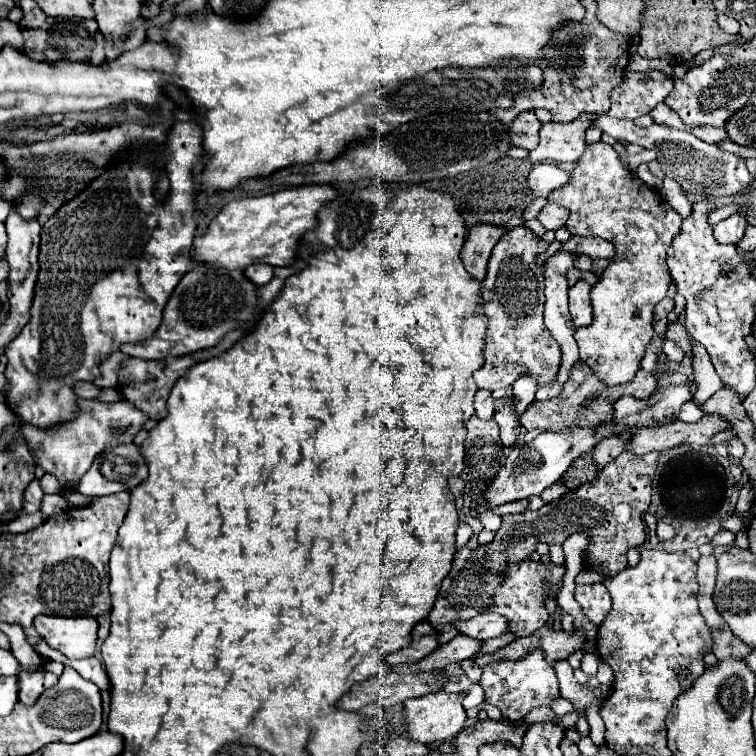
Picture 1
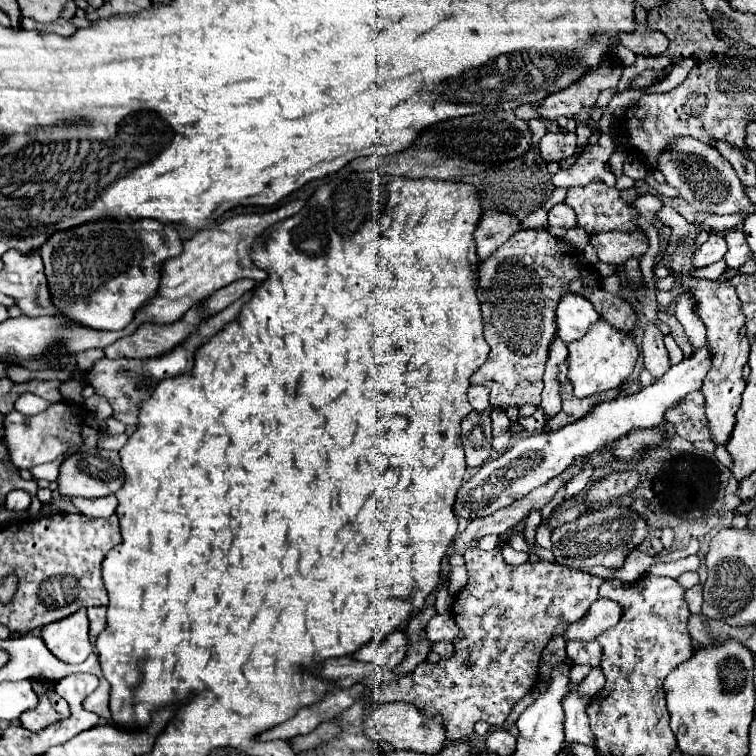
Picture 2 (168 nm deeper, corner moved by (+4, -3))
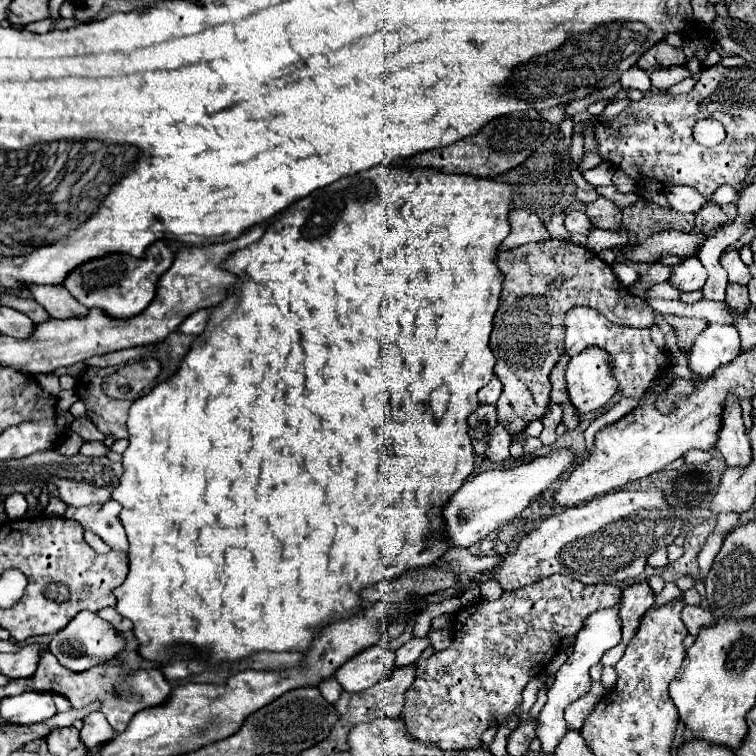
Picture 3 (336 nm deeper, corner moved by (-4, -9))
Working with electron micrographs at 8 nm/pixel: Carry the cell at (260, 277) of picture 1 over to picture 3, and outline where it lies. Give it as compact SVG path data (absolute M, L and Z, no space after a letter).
M199 310L199 312L195 312L193 316L189 316L189 320L185 320L179 326L179 330L183 334L195 334L195 336L199 336L205 330L205 326L207 326L209 314L211 314L211 310Z

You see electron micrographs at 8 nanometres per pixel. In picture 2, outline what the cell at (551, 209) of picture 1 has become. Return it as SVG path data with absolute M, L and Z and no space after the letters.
M557 204L549 210L549 226L561 226L561 228L575 228L577 218L575 210L567 204Z

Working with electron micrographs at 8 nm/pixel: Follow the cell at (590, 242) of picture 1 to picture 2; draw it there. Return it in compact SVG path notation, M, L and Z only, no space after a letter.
M599 232L591 236L591 244L603 262L623 266L629 258L643 258L649 250L649 240L641 232Z

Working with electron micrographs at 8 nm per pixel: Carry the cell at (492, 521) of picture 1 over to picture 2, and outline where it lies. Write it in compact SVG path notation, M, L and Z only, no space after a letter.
M481 548L469 550L465 554L469 582L467 586L455 596L453 602L453 618L457 622L461 638L453 642L455 652L451 658L441 658L439 664L421 662L413 674L399 678L397 682L383 682L381 684L381 702L409 702L413 704L425 718L443 718L447 740L465 740L473 734L475 722L483 720L495 728L501 728L507 720L509 710L521 700L537 682L541 652L551 640L553 628L559 622L575 622L583 618L589 606L599 598L599 586L603 578L591 576L581 570L565 568L555 562L527 562L521 566L505 564L501 550L495 548L491 552L483 552Z

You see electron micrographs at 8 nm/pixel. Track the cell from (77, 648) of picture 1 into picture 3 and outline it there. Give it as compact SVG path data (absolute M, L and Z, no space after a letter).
M79 612L61 632L57 632L49 644L49 650L55 654L55 658L69 670L73 672L83 672L89 670L91 666L105 662L113 656L117 656L125 646L125 640L111 628L111 624L107 624L105 620L101 620L95 612Z

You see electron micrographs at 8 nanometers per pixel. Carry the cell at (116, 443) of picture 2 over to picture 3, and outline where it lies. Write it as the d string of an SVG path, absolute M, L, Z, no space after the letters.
M83 442L81 454L83 456L107 456L111 448L107 448L103 442Z

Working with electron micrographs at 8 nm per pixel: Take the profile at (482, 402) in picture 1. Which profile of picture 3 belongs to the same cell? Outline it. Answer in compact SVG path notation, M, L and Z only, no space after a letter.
M493 376L491 382L479 390L479 402L481 404L495 404L499 400L499 396L501 396L501 382Z

